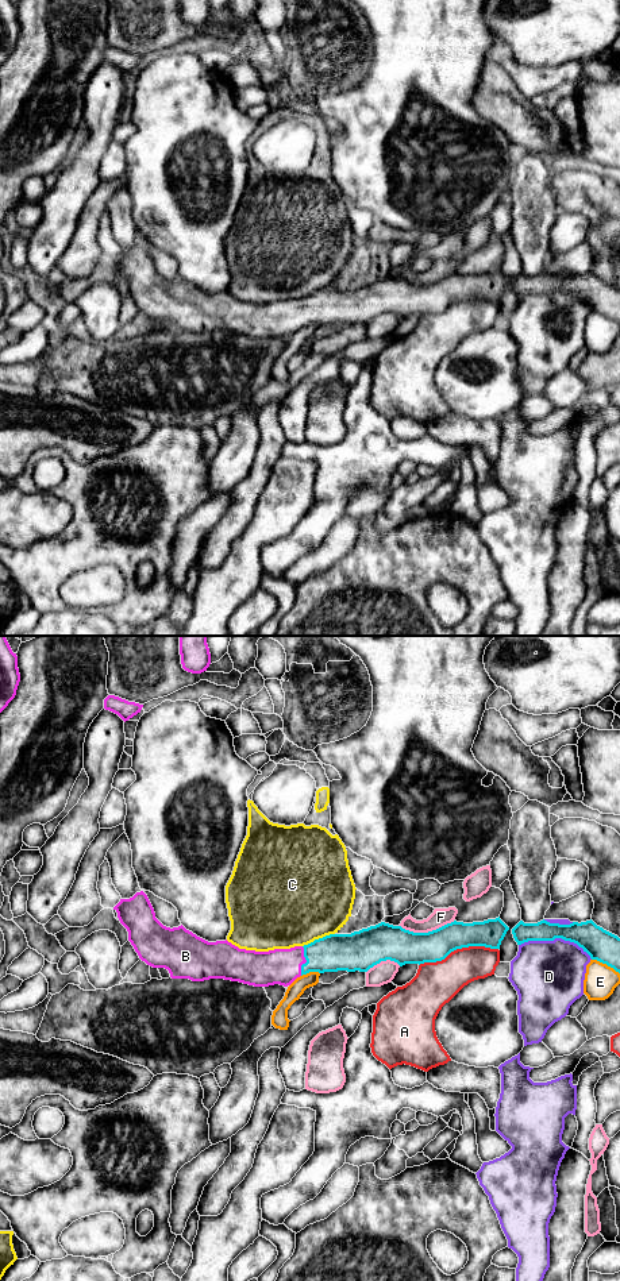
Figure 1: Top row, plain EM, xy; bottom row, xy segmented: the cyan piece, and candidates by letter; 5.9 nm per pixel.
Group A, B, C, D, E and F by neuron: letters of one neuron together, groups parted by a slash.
A / B / C / D / E / F

